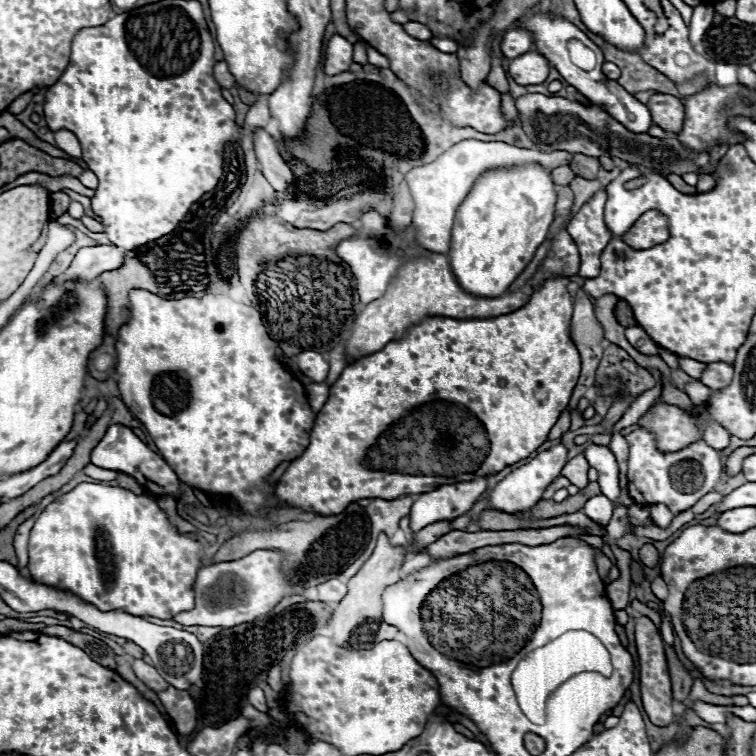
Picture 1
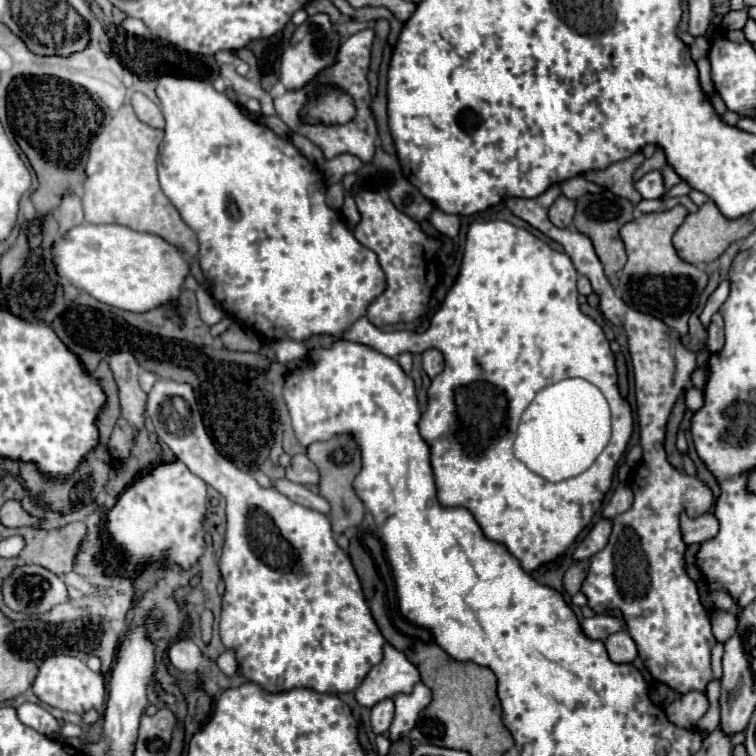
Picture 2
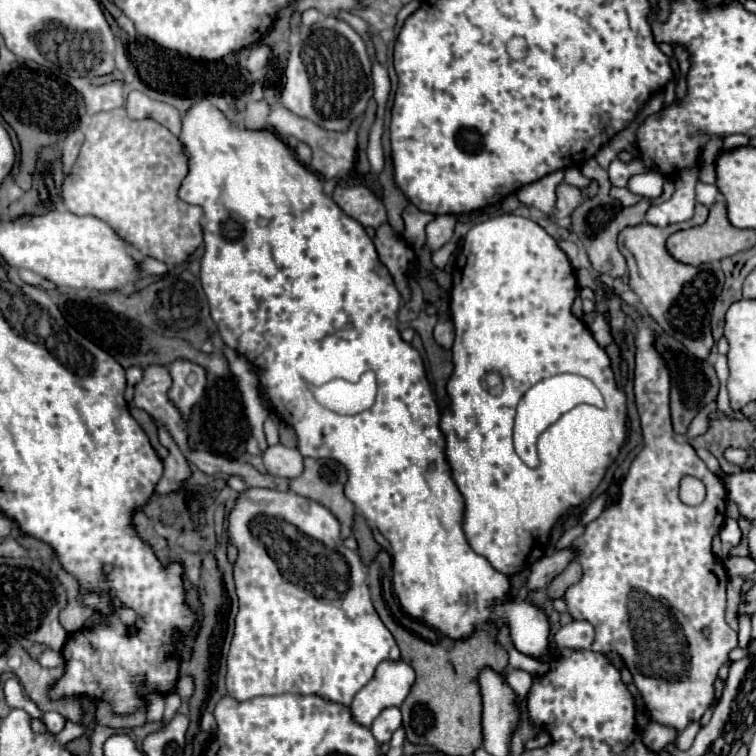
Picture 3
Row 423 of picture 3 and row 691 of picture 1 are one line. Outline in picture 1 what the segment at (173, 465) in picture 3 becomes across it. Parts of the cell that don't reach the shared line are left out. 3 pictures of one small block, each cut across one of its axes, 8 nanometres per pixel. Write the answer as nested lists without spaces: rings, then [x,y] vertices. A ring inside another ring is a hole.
[[[132,658],[130,664],[132,664],[132,670],[134,670],[134,674],[138,676],[138,680],[142,680],[148,688],[160,692],[160,690],[166,690],[166,688],[170,686],[170,684],[168,684],[168,682],[166,682],[158,672],[156,672],[156,668],[150,666],[150,664],[146,664],[144,660]]]

